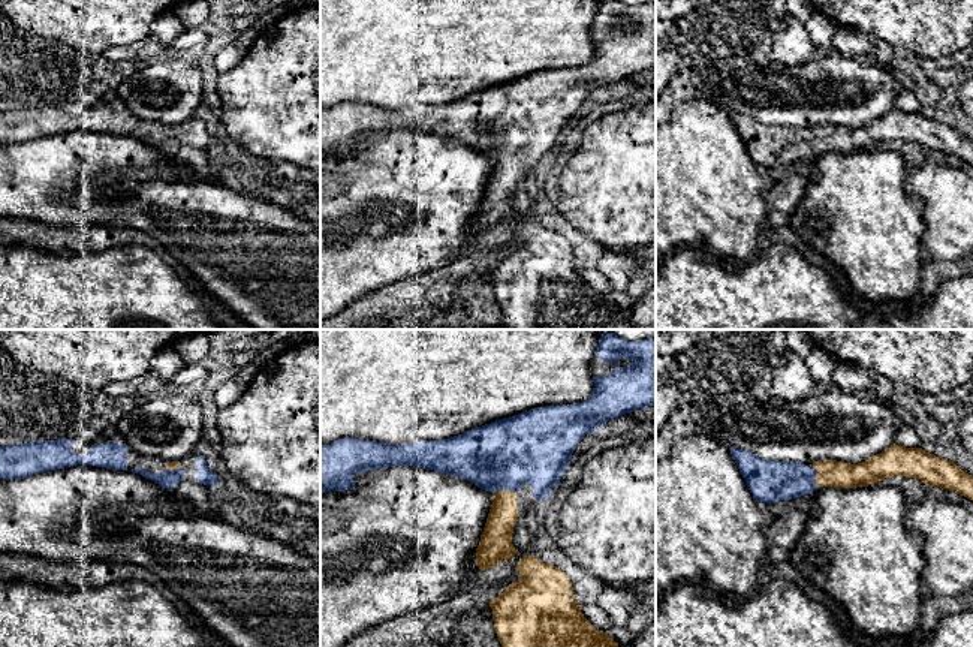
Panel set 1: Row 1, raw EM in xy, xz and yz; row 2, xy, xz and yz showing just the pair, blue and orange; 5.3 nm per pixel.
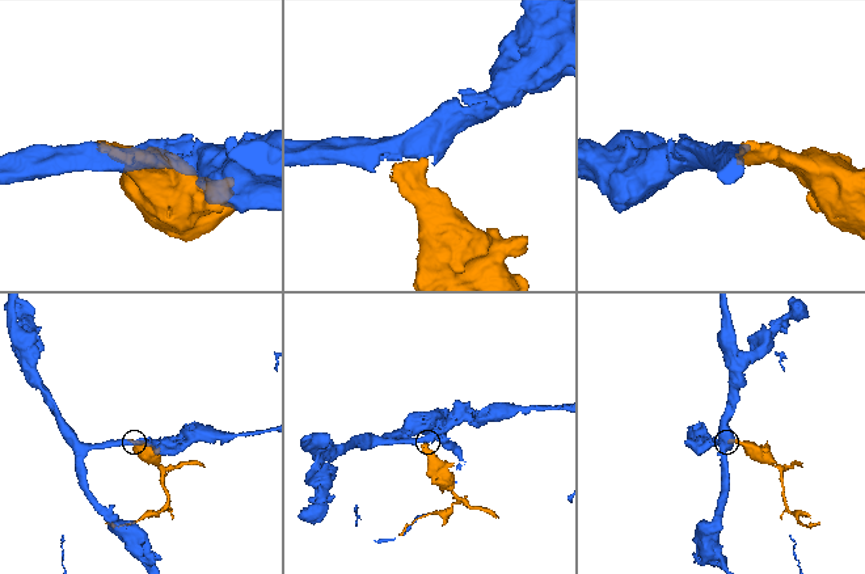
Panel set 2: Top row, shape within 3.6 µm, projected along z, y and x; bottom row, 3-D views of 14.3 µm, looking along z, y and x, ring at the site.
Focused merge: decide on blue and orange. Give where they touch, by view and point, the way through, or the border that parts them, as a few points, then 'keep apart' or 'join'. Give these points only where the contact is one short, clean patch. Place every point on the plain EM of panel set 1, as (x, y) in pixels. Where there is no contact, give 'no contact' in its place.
yz (815, 141) | across yz (768, 146), (815, 141), (828, 138) | join

